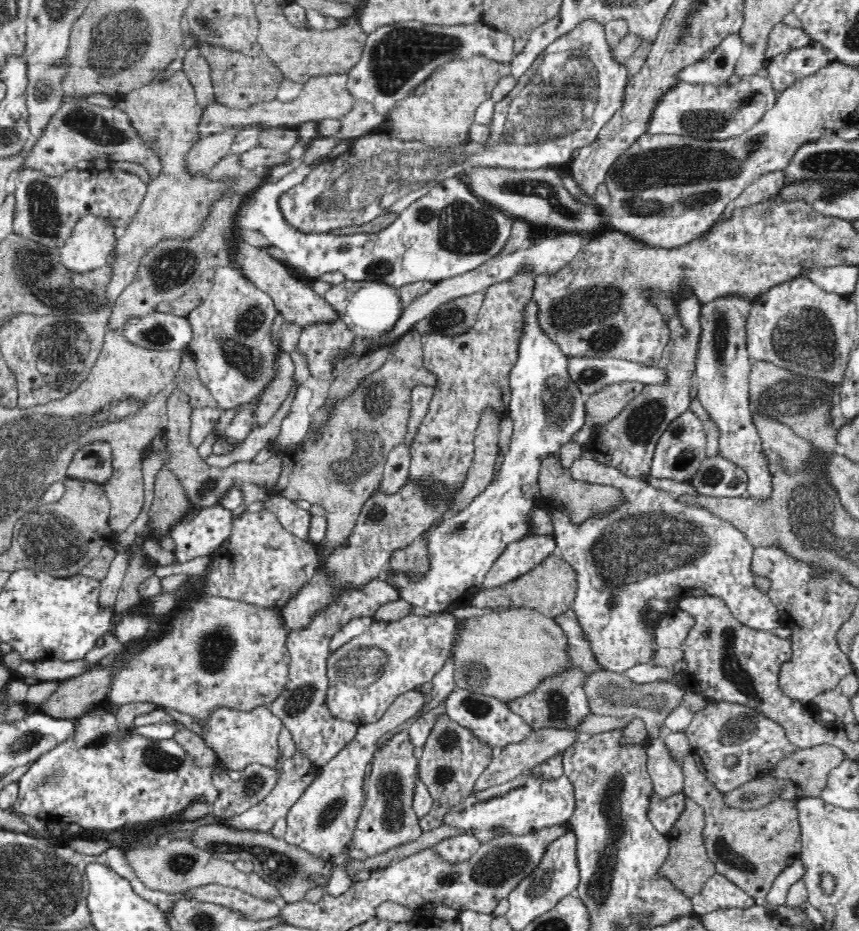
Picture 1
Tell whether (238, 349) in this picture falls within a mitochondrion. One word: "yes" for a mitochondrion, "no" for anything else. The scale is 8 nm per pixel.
yes

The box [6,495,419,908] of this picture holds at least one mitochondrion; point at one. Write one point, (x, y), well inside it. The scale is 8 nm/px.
(53, 541)

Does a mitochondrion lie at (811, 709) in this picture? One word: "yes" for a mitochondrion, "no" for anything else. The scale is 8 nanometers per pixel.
no

